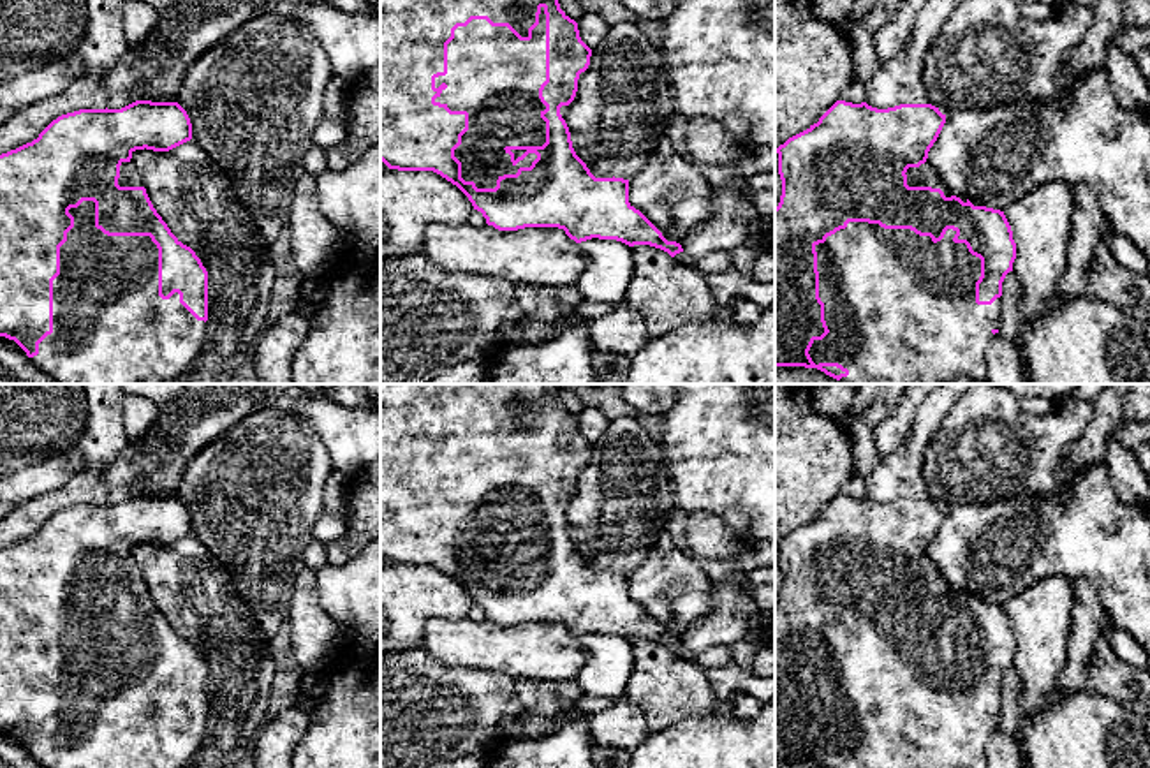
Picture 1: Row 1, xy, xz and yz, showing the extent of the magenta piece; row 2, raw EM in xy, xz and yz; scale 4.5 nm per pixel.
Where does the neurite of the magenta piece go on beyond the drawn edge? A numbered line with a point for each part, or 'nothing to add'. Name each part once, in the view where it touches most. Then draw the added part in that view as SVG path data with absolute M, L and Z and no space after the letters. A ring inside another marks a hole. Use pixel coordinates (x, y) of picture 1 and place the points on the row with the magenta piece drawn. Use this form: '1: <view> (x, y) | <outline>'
1: xz (492, 74) | M541 7L539 25L530 41L520 41L507 26L491 26L486 19L472 19L454 30L447 44L447 74L435 78L435 88L446 90L435 102L451 111L468 113L468 130L454 157L461 162L461 178L474 181L477 188L495 188L504 174L516 174L520 167L530 167L537 159L528 153L516 166L505 146L542 146L546 143L546 122L541 113L546 106L539 99L539 88L546 81L546 14Z

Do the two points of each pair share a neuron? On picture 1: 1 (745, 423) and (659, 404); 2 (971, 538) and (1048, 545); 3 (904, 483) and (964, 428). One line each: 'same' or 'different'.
1: different
2: same
3: different

